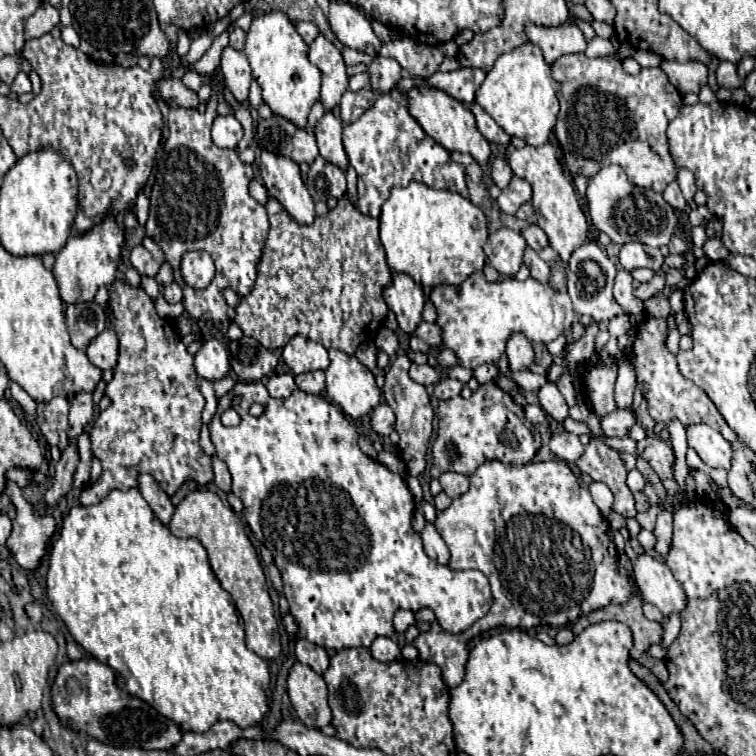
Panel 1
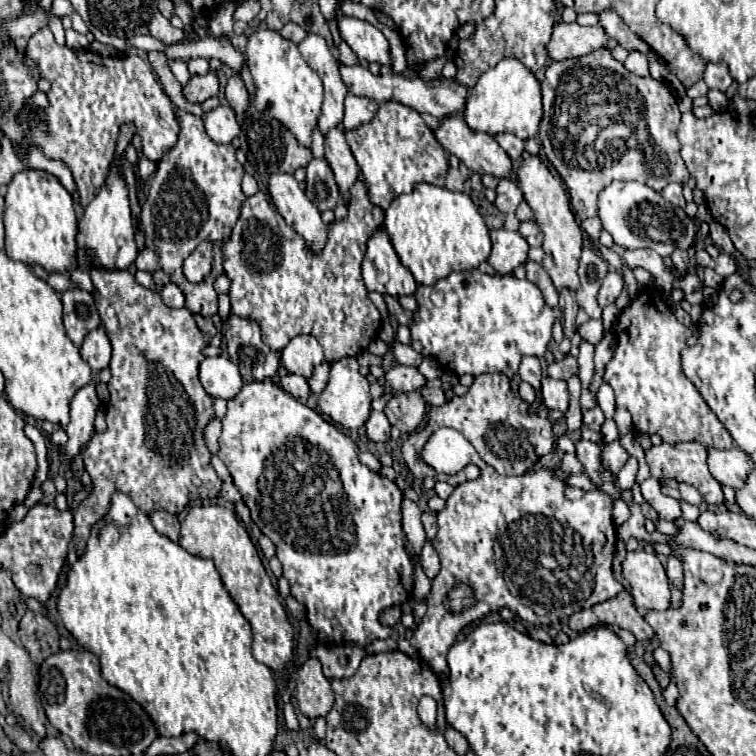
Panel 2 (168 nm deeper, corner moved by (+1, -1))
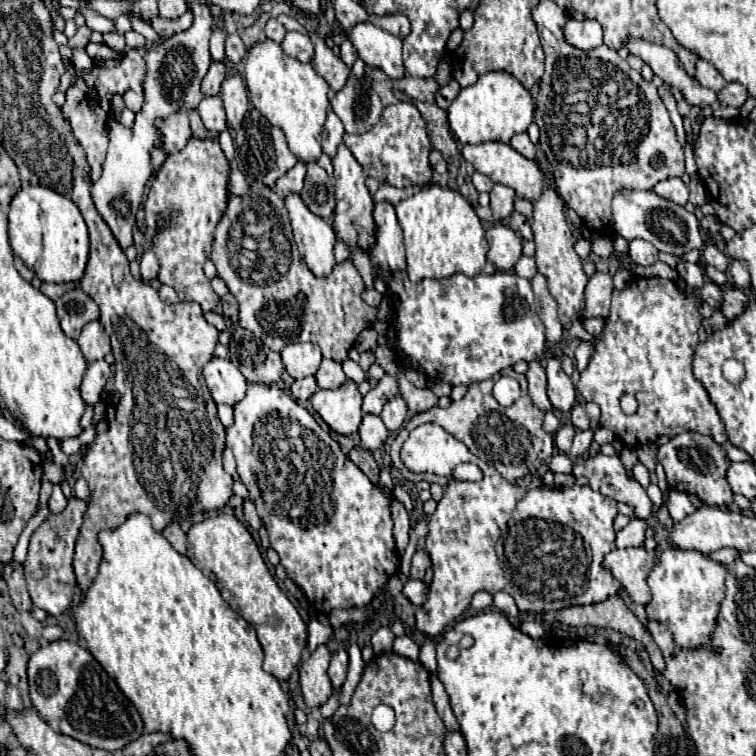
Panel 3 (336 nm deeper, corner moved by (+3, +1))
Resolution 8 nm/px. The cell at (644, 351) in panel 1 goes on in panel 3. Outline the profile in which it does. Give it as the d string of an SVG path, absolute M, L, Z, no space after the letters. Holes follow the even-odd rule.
M635 278L625 290L615 290L611 314L597 338L589 366L581 372L577 392L583 400L599 404L601 426L611 428L625 446L641 446L655 442L661 434L673 438L681 432L707 434L717 444L727 442L727 432L715 406L691 372L699 326L697 304L673 280ZM623 394L633 394L639 402L633 416L623 414L619 408Z

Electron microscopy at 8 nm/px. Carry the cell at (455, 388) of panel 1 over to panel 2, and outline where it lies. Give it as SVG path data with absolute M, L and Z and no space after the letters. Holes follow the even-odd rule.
M423 386L417 390L421 396L423 396L423 402L429 404L429 406L443 406L445 404L445 394L441 388L429 388L429 386Z

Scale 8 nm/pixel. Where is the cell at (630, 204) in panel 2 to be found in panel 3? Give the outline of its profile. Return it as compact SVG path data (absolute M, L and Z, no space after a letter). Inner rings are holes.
M633 188L617 190L611 202L611 212L613 212L611 228L625 240L643 238L651 242L659 252L671 252L671 254L685 254L693 248L699 250L703 246L695 214L687 212L683 206L677 206L657 196L653 190L633 190Z

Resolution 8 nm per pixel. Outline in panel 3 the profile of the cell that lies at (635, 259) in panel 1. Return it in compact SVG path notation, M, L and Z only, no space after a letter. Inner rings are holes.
M631 240L629 242L629 258L633 264L639 266L653 266L657 262L657 248L645 240Z

